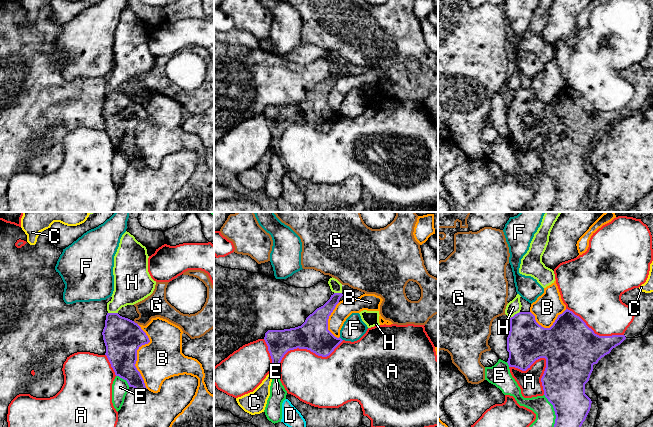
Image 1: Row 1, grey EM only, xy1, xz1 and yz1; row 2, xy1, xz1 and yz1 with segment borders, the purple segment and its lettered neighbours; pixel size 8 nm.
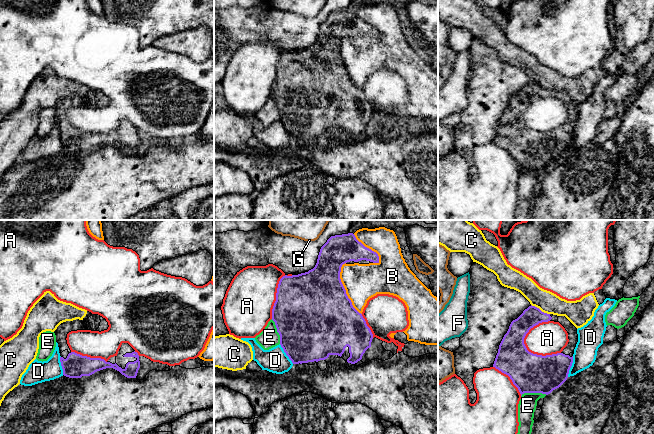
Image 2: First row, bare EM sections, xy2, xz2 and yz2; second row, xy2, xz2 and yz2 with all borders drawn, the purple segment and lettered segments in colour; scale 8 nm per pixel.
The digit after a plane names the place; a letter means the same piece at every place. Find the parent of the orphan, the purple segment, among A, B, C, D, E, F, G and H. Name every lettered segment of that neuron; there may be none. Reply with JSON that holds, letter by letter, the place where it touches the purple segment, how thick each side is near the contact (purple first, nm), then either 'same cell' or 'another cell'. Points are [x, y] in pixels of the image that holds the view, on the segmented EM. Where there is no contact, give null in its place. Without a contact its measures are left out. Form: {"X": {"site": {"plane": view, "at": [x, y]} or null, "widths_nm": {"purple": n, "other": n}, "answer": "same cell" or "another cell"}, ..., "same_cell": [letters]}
{"A": {"site": {"plane": "xz1", "at": [305, 348]}, "widths_nm": {"purple": 240, "other": 380}, "answer": "another cell"}, "B": {"site": {"plane": "xy1", "at": [136, 355]}, "widths_nm": {"purple": 300, "other": 340}, "answer": "another cell"}, "C": {"site": {"plane": "yz2", "at": [539, 309]}, "widths_nm": {"purple": 160, "other": 170}, "answer": "another cell"}, "D": {"site": {"plane": "yz2", "at": [571, 365]}, "widths_nm": {"purple": 300, "other": 190}, "answer": "another cell"}, "E": {"site": {"plane": "yz1", "at": [554, 410]}, "widths_nm": {"purple": 340, "other": 160}, "answer": "another cell"}, "F": {"site": {"plane": "xz1", "at": [341, 339]}, "widths_nm": {"purple": 240, "other": 180}, "answer": "another cell"}, "G": {"site": {"plane": "xy1", "at": [134, 322]}, "widths_nm": {"purple": 300, "other": 190}, "answer": "another cell"}, "H": {"site": {"plane": "xy1", "at": [113, 313]}, "widths_nm": {"purple": 300, "other": 280}, "answer": "another cell"}, "same_cell": []}

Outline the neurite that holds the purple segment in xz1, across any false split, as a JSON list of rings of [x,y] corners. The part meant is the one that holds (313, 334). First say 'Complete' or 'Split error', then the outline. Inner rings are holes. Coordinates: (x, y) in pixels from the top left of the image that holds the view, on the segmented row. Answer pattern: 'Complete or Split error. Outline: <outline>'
Complete. Outline: [[[334,293],[321,307],[310,314],[298,327],[284,330],[268,330],[264,340],[272,359],[271,371],[280,371],[280,362],[284,355],[294,349],[307,349],[318,356],[327,357],[343,341],[328,330],[328,319],[342,293]]]

